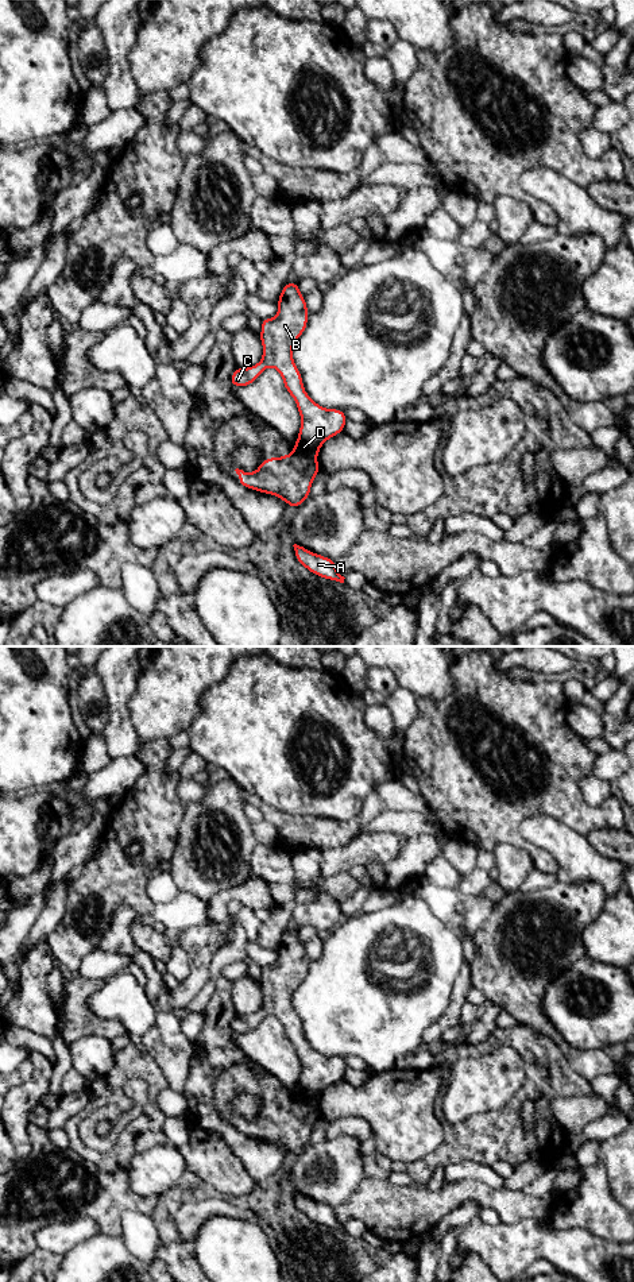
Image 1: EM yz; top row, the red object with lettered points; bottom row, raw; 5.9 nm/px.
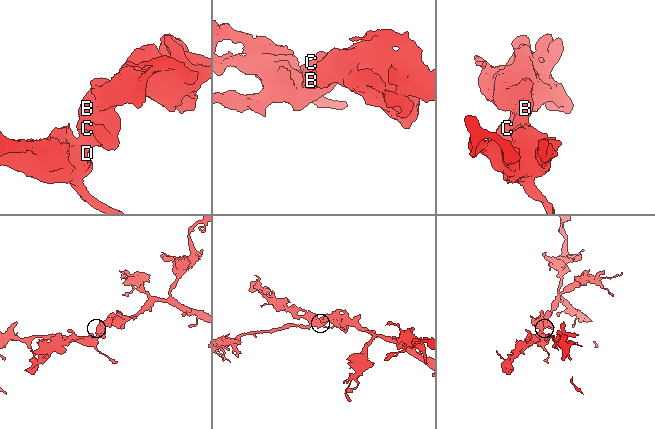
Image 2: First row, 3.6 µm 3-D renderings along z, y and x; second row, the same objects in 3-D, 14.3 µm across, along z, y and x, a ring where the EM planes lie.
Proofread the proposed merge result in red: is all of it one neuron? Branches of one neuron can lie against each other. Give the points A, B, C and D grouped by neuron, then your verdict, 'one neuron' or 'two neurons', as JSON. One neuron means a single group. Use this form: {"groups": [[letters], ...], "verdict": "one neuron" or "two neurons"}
{"groups": [["A", "B", "C", "D"]], "verdict": "one neuron"}

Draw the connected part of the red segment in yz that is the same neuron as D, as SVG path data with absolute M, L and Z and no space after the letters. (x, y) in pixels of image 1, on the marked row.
M285 283L277 302L277 316L262 320L262 360L247 368L236 367L231 385L248 386L264 368L274 367L282 375L285 389L295 399L301 428L291 453L267 457L251 474L239 468L235 471L241 486L275 495L295 509L310 497L313 479L320 472L317 455L321 445L344 430L347 417L344 410L325 409L306 394L301 372L293 360L293 345L305 332L310 314L298 283Z

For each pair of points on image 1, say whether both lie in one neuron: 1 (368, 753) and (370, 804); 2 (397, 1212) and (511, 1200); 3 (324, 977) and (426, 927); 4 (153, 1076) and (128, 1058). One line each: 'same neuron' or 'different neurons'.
1: different neurons
2: same neuron
3: same neuron
4: same neuron

